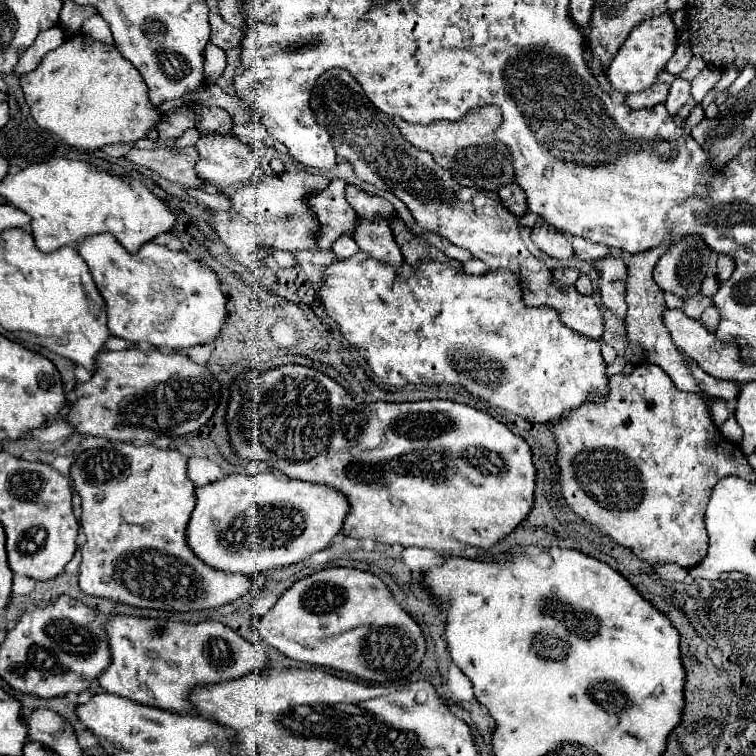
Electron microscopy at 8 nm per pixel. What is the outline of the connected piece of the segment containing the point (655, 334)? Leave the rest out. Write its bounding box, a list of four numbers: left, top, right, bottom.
[625,247,701,395]

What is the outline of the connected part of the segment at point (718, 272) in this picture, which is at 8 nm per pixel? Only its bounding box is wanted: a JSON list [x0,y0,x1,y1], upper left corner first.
[715,255,733,283]

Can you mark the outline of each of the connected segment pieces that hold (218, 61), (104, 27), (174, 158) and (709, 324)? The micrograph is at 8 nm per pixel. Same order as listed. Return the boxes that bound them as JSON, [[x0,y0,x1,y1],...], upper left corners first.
[[204,42,226,84],[80,14,114,44],[127,147,205,189],[701,307,719,333]]

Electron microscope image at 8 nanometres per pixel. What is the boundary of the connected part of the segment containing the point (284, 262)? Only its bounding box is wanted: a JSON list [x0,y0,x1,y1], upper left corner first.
[267,249,297,267]

